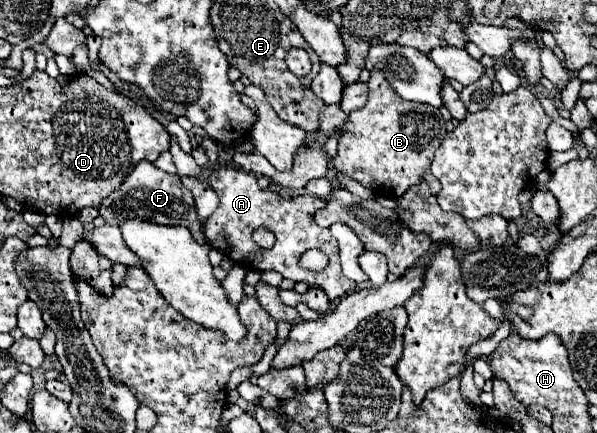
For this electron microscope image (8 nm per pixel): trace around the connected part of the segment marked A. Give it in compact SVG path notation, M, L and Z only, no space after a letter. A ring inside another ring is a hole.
M219 166L209 176L209 184L219 196L219 206L211 214L211 220L205 226L205 238L207 242L221 250L225 256L229 256L233 262L265 272L275 270L283 278L289 278L293 282L305 282L309 288L323 288L329 300L339 300L347 296L349 292L357 290L357 284L343 276L341 264L339 264L339 248L337 240L331 236L327 228L317 226L315 214L327 206L327 200L313 198L313 196L295 196L295 198L281 198L273 190L261 190L257 186L257 178L245 170L237 170L233 166ZM257 228L267 228L275 234L275 246L273 248L261 248L251 234ZM317 248L329 256L329 266L323 272L309 272L299 268L297 260L299 256L309 250Z

